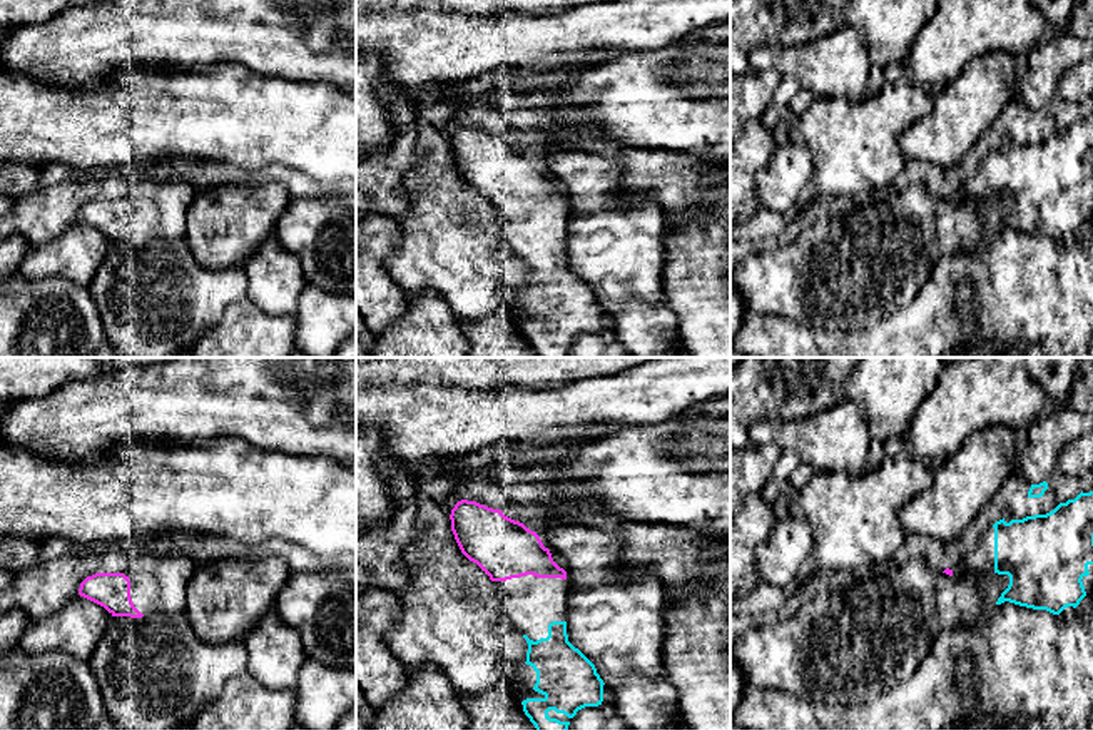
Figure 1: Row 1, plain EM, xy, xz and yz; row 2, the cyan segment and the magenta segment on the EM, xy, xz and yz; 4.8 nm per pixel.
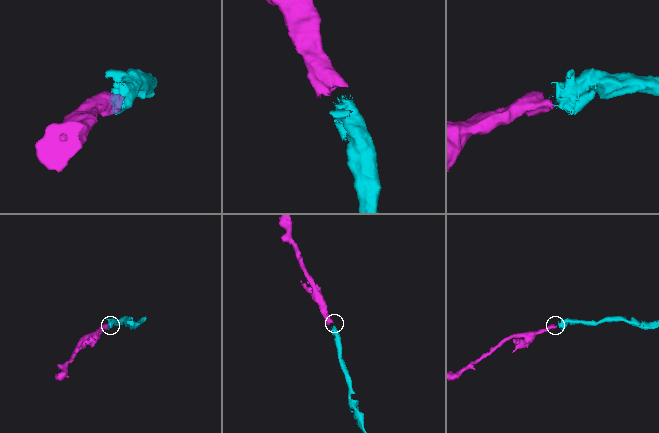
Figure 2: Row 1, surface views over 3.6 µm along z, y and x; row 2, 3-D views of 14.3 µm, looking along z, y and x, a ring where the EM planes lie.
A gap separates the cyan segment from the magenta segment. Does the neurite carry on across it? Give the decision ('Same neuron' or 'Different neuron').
Same neuron

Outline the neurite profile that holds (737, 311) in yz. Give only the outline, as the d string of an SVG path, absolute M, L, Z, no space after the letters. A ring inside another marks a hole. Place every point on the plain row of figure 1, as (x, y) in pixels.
M730 282L730 339L737 334L740 329L744 319L745 319L745 307L742 297L735 292Z

